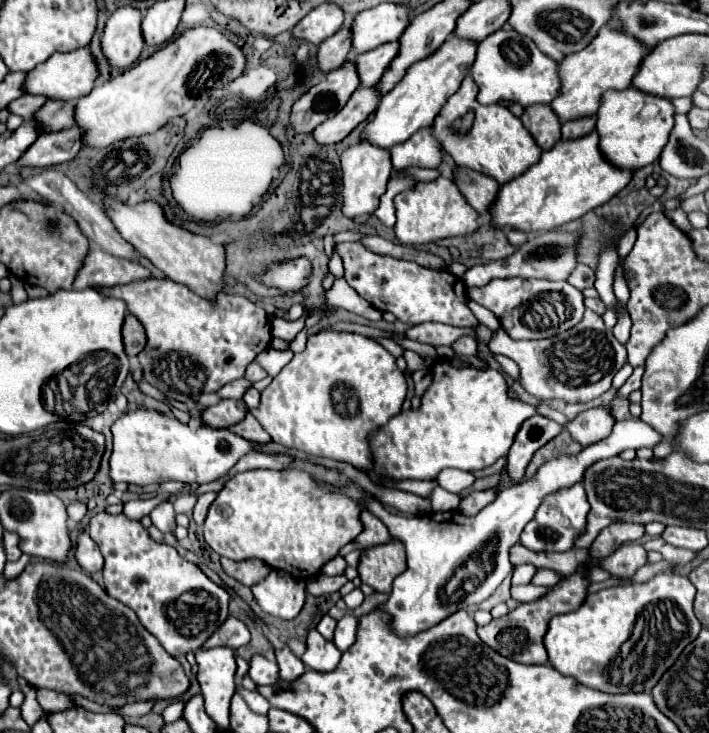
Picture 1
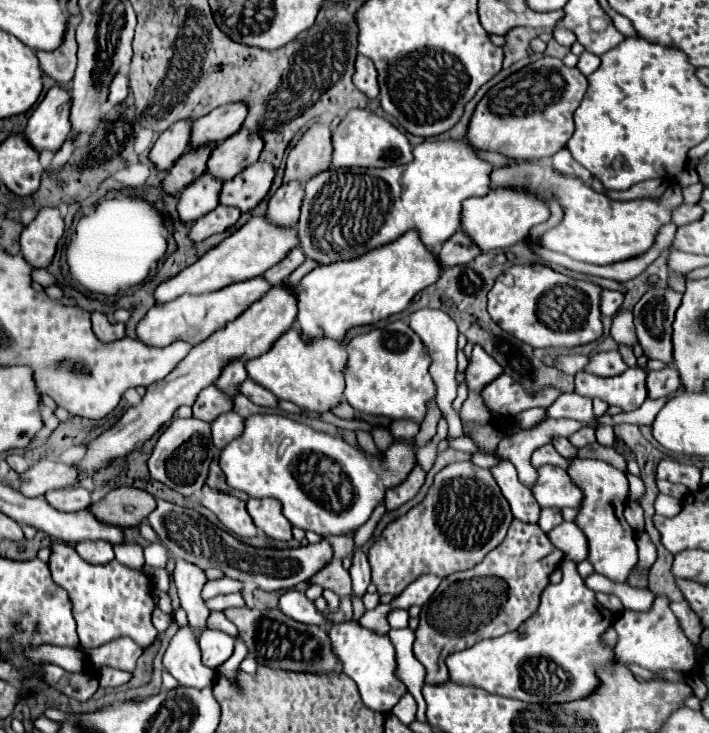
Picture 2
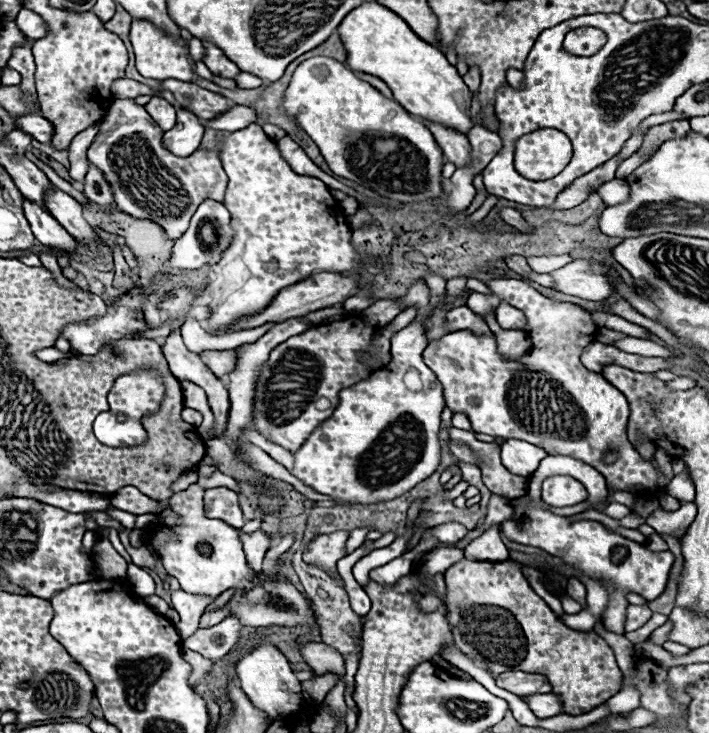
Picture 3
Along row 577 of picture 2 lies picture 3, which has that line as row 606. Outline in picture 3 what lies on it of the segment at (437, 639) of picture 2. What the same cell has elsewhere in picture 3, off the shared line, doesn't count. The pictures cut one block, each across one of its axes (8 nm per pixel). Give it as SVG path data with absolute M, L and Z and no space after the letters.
M464 558L446 570L448 620L452 626L456 646L466 654L476 652L492 668L494 674L502 674L508 670L544 674L552 684L552 692L562 696L562 712L574 716L586 714L596 706L604 704L610 696L614 696L620 690L622 672L616 666L614 652L598 634L576 632L568 628L552 612L552 608L532 590L520 566L522 564L514 560L470 562Z

